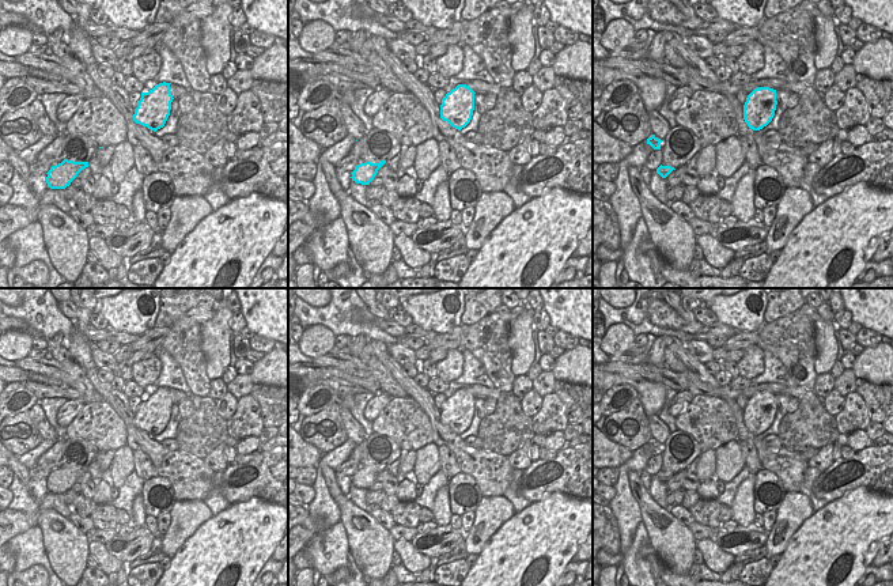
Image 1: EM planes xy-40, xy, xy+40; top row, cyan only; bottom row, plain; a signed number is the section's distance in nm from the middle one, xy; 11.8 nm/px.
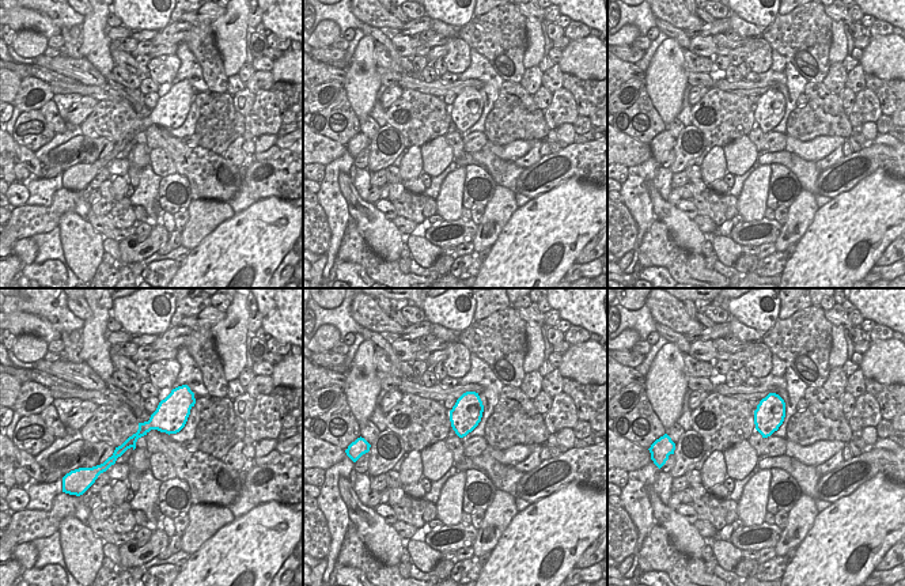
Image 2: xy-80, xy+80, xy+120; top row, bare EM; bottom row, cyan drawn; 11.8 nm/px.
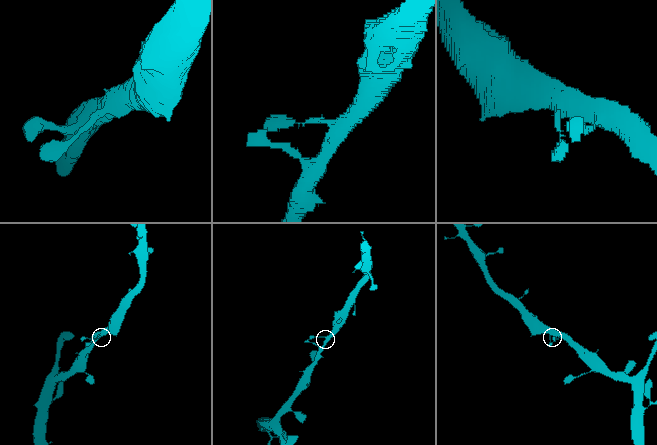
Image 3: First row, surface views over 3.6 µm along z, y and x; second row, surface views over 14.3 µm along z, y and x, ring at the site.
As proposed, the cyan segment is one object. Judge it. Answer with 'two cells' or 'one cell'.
one cell

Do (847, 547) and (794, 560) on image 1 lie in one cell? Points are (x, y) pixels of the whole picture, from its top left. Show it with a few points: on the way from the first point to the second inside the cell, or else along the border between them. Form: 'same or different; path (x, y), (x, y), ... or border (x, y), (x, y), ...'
same; path (833, 548), (821, 560), (808, 560)

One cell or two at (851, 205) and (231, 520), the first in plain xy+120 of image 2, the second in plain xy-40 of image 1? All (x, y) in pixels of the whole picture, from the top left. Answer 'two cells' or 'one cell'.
one cell

